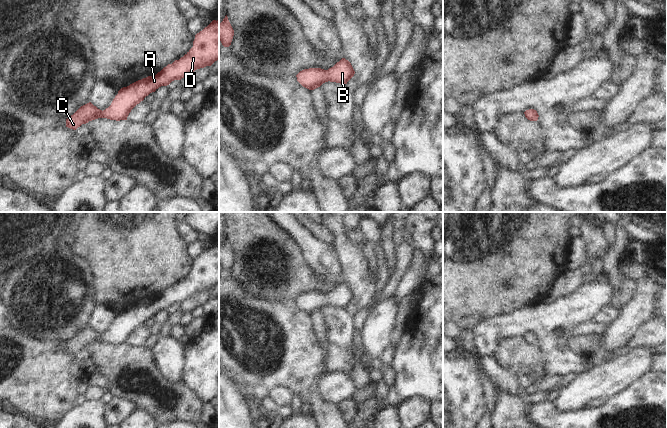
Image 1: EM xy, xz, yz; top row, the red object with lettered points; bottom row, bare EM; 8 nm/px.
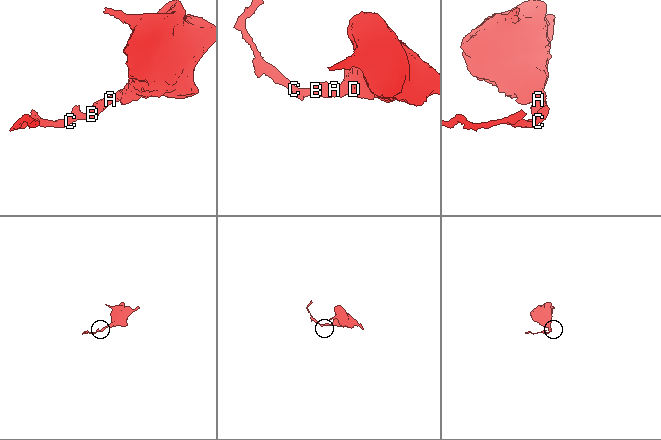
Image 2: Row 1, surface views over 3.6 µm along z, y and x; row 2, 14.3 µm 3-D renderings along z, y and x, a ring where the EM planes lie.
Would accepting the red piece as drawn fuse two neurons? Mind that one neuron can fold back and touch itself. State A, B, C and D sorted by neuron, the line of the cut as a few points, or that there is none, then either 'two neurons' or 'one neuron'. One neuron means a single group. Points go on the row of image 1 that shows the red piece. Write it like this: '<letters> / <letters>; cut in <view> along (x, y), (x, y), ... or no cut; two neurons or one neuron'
A B C D; no cut; one neuron

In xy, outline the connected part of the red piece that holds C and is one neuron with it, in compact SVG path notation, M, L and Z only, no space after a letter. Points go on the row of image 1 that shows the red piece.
M213 20L195 35L193 47L179 60L168 64L154 76L148 76L121 88L111 105L103 111L91 102L81 106L66 119L66 127L76 130L82 124L98 118L127 120L131 110L150 93L161 86L169 85L174 80L181 80L197 69L211 66L218 59L219 20Z

